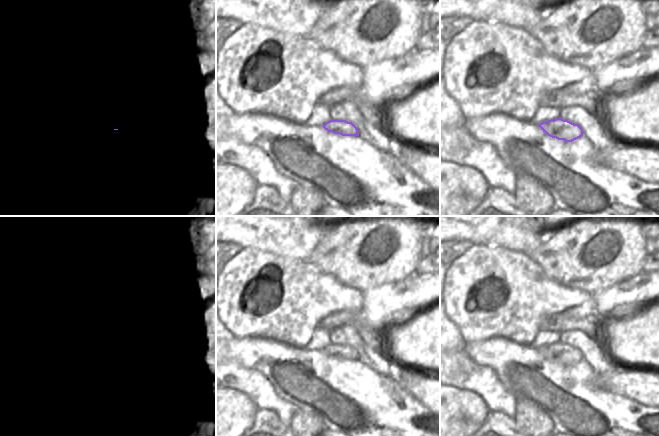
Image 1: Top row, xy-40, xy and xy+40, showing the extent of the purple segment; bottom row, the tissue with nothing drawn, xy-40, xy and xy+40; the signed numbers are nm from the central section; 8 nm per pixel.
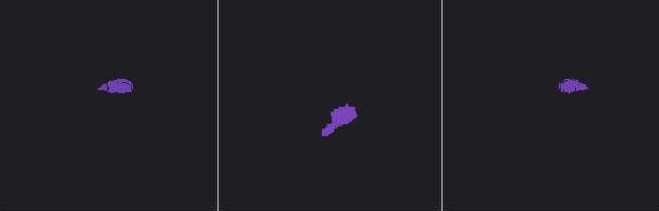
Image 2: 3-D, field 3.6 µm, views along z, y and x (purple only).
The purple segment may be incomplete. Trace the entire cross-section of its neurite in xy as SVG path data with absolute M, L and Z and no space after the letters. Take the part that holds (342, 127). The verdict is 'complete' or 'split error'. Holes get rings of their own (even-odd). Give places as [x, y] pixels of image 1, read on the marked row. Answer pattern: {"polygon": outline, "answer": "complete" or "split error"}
{"polygon": "M330 120L322 126L328 132L342 136L359 136L357 127L346 120Z", "answer": "complete"}

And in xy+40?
{"polygon": "M562 118L548 120L538 124L541 130L552 138L572 142L583 136L583 129L578 125Z", "answer": "complete"}

